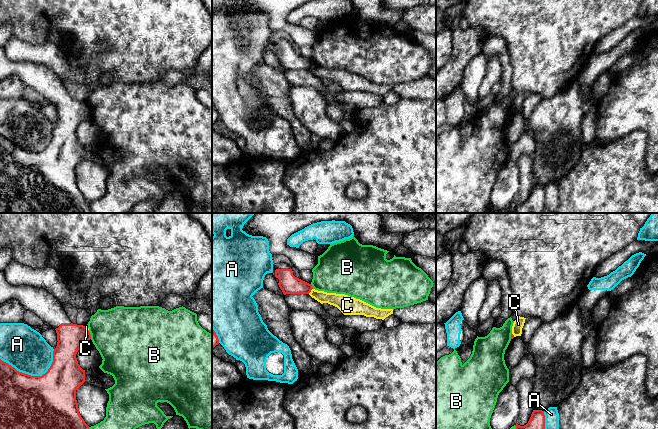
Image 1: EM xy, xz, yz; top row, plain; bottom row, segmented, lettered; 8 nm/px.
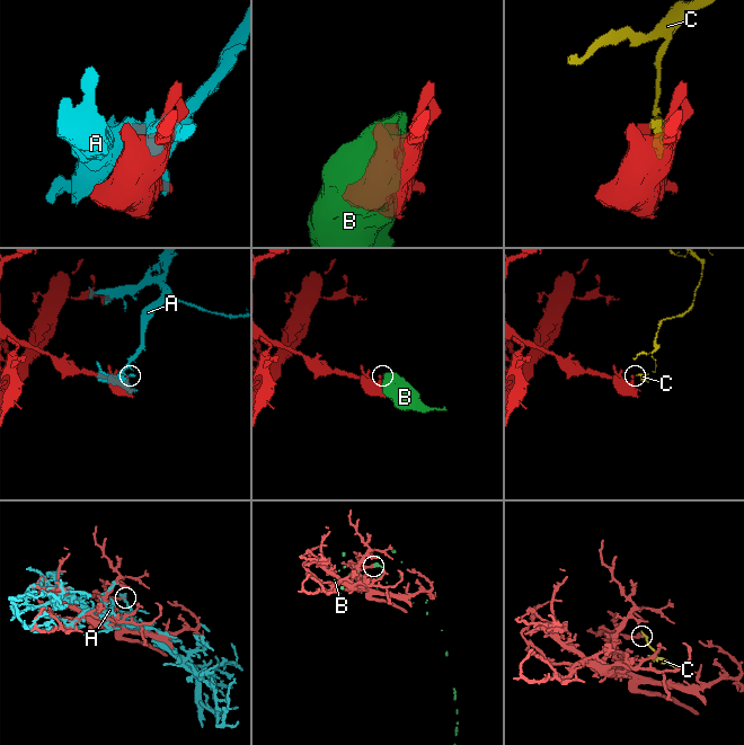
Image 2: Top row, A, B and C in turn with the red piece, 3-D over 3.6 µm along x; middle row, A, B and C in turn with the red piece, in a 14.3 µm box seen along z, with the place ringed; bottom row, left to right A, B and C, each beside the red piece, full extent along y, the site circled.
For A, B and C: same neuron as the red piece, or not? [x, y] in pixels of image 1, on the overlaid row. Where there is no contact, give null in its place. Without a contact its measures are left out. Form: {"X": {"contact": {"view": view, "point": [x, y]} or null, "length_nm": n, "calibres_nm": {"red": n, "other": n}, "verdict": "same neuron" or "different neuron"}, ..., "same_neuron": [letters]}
{"A": {"contact": {"view": "xy", "point": [34, 376]}, "length_nm": 440, "calibres_nm": {"red": 440, "other": 340}, "verdict": "different neuron"}, "B": {"contact": {"view": "xy", "point": [90, 334]}, "length_nm": 80, "calibres_nm": {"red": 220, "other": 460}, "verdict": "different neuron"}, "C": {"contact": {"view": "xz", "point": [310, 291]}, "length_nm": 60, "calibres_nm": {"red": 160, "other": 110}, "verdict": "different neuron"}, "same_neuron": []}

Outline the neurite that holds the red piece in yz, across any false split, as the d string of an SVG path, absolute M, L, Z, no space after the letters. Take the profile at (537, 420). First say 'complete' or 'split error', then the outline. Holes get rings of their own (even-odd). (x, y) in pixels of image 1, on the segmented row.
complete; M533 410L528 423L520 426L516 423L516 429L545 429L545 415L542 410Z

